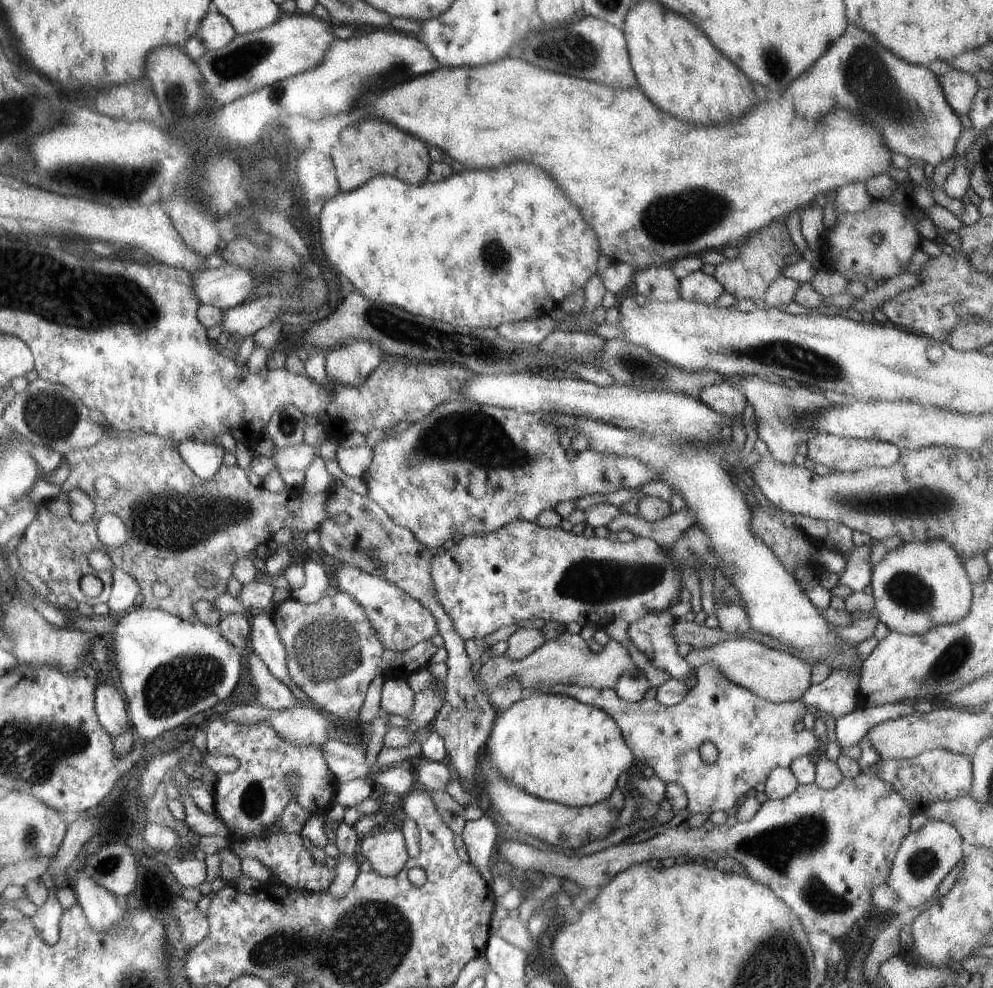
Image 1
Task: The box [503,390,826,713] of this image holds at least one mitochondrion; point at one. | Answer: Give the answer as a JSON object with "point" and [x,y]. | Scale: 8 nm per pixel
{"point":[601,584]}

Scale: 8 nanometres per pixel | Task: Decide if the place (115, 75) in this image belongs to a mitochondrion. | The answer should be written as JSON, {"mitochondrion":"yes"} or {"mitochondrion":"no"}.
{"mitochondrion":"no"}

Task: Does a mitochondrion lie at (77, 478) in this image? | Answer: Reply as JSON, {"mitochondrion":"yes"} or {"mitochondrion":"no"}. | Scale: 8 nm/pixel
{"mitochondrion":"no"}

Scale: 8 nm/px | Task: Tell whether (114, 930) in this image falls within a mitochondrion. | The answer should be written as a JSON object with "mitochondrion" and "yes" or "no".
{"mitochondrion":"no"}

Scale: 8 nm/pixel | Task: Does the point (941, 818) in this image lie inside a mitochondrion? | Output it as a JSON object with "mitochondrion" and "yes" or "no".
{"mitochondrion":"no"}

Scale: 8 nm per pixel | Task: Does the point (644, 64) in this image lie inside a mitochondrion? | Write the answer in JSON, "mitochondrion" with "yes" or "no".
{"mitochondrion":"no"}

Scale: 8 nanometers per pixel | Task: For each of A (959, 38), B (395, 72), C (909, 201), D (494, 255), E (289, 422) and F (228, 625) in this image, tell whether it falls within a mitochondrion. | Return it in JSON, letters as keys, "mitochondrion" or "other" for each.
{"A":"other","B":"mitochondrion","C":"other","D":"mitochondrion","E":"mitochondrion","F":"other"}

